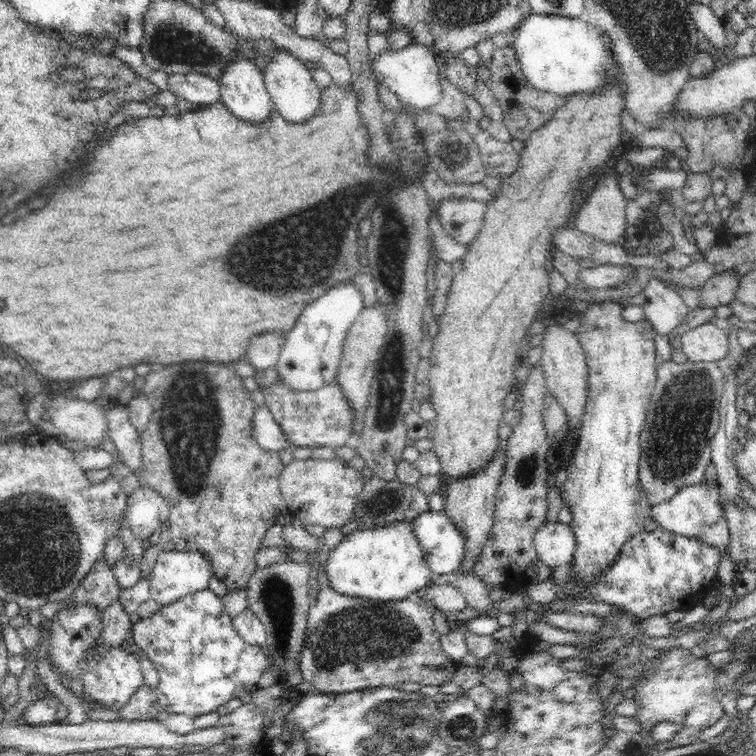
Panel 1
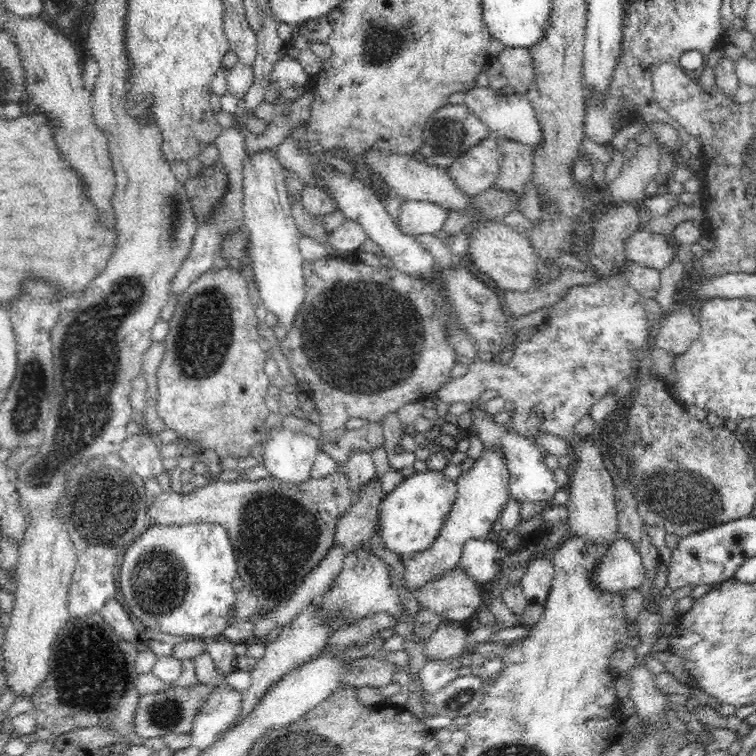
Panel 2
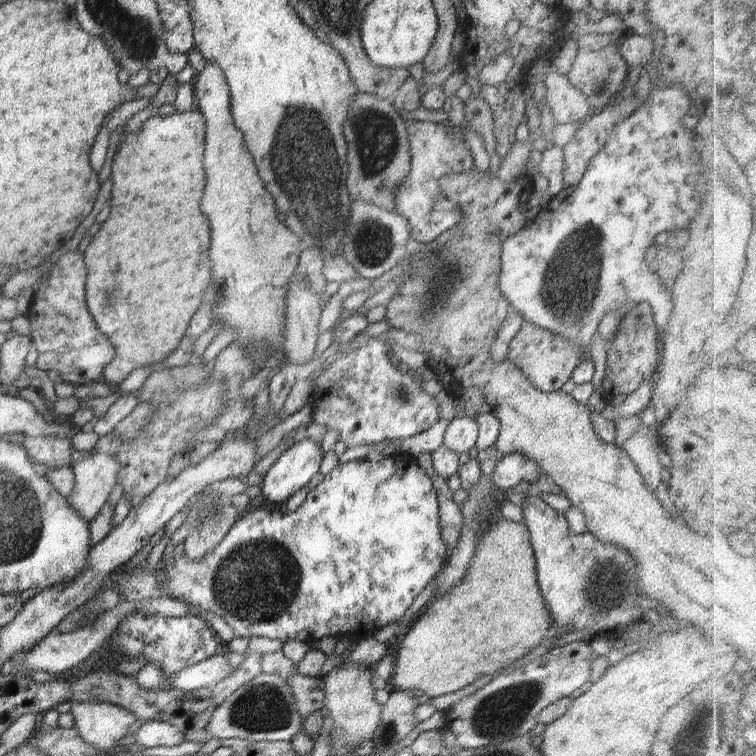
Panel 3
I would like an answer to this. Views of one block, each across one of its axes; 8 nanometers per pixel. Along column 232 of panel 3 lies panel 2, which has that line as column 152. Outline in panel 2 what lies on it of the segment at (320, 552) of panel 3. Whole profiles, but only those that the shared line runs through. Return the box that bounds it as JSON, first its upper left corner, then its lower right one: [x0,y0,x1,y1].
[117,523,238,640]

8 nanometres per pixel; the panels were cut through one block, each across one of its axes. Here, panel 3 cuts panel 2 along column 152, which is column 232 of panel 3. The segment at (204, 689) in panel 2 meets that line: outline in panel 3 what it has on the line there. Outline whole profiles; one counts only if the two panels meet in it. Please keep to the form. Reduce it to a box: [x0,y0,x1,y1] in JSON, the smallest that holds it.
[206,672,304,741]

